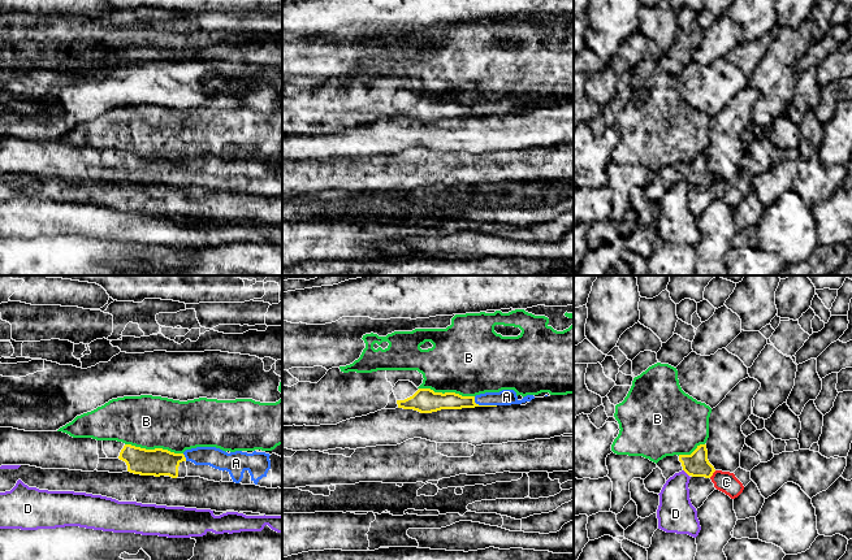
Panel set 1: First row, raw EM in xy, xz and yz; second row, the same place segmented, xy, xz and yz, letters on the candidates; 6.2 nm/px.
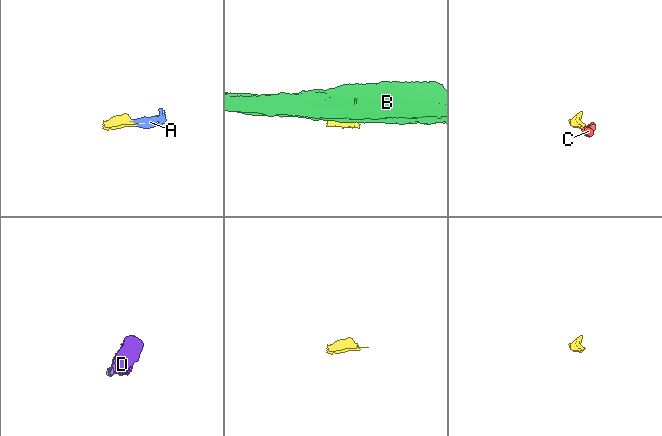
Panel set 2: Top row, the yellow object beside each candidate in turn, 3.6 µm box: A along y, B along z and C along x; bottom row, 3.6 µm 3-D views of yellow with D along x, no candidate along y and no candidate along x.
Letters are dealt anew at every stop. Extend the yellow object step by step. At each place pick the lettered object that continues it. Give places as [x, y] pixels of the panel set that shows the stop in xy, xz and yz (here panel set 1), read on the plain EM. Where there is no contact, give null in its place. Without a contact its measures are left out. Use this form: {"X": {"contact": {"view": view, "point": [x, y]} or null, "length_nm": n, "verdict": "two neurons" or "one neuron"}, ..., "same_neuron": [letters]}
{"A": {"contact": {"view": "xz", "point": [483, 114]}, "length_nm": 160, "verdict": "one neuron"}, "B": {"contact": {"view": "xy", "point": [155, 157]}, "length_nm": 360, "verdict": "two neurons"}, "C": {"contact": {"view": "yz", "point": [712, 183]}, "length_nm": 60, "verdict": "two neurons"}, "D": {"contact": {"view": "yz", "point": [686, 181]}, "length_nm": 60, "verdict": "two neurons"}, "same_neuron": ["A"]}

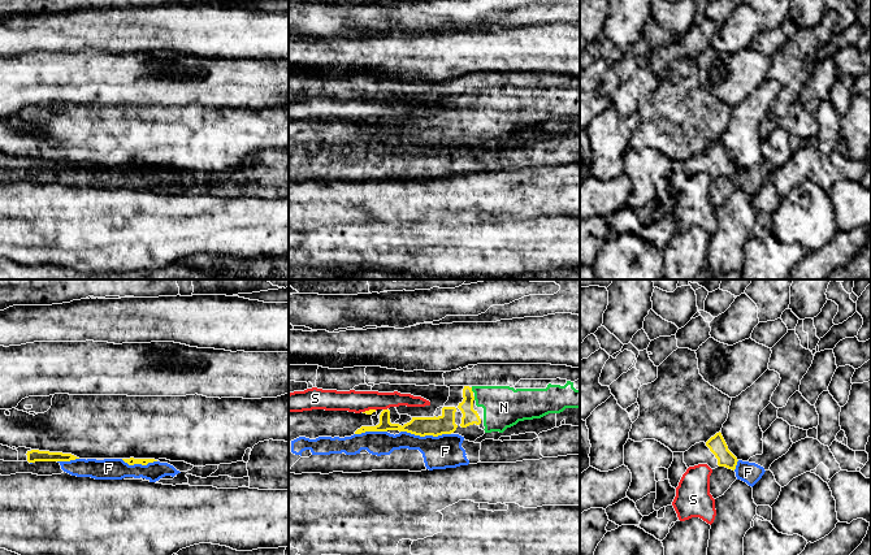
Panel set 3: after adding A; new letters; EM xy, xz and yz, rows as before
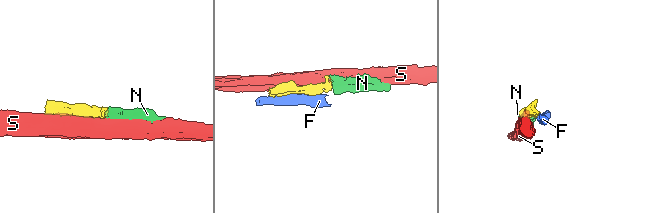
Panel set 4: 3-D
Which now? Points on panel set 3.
{"F": {"contact": {"view": "xz", "point": [425, 143]}, "length_nm": 320, "verdict": "two neurons"}, "N": {"contact": {"view": "xz", "point": [471, 99]}, "length_nm": 40, "verdict": "one neuron"}, "S": {"contact": {"view": "xz", "point": [385, 118]}, "length_nm": 30, "verdict": "two neurons"}, "same_neuron": ["N"]}

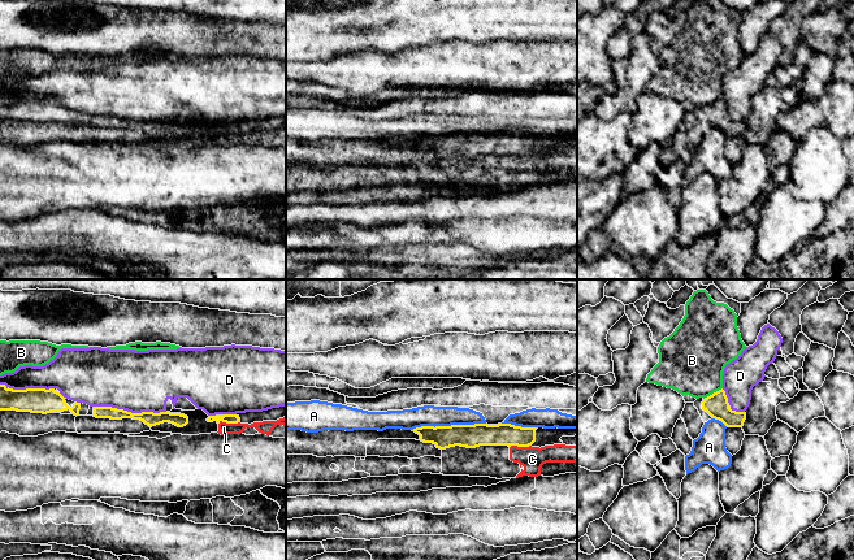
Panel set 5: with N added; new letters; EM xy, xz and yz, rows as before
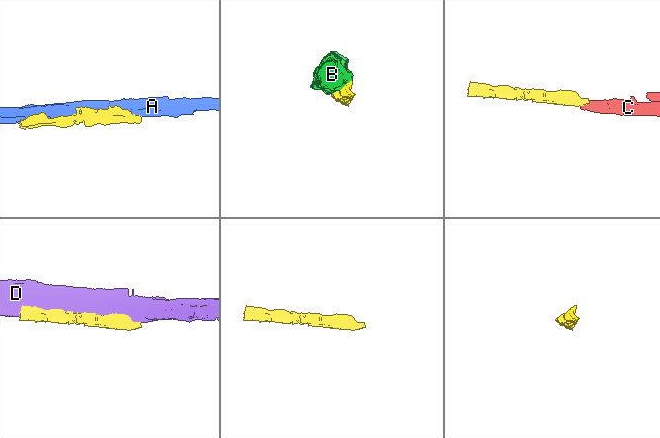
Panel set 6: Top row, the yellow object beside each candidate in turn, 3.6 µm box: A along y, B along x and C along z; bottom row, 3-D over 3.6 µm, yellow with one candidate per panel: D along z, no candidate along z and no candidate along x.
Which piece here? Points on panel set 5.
{"A": {"contact": {"view": "xz", "point": [449, 135]}, "length_nm": 460, "verdict": "two neurons"}, "B": {"contact": {"view": "yz", "point": [714, 101]}, "length_nm": 140, "verdict": "two neurons"}, "C": {"contact": {"view": "xy", "point": [228, 131]}, "length_nm": 130, "verdict": "two neurons"}, "D": {"contact": {"view": "xy", "point": [130, 121]}, "length_nm": 440, "verdict": "two neurons"}, "same_neuron": []}

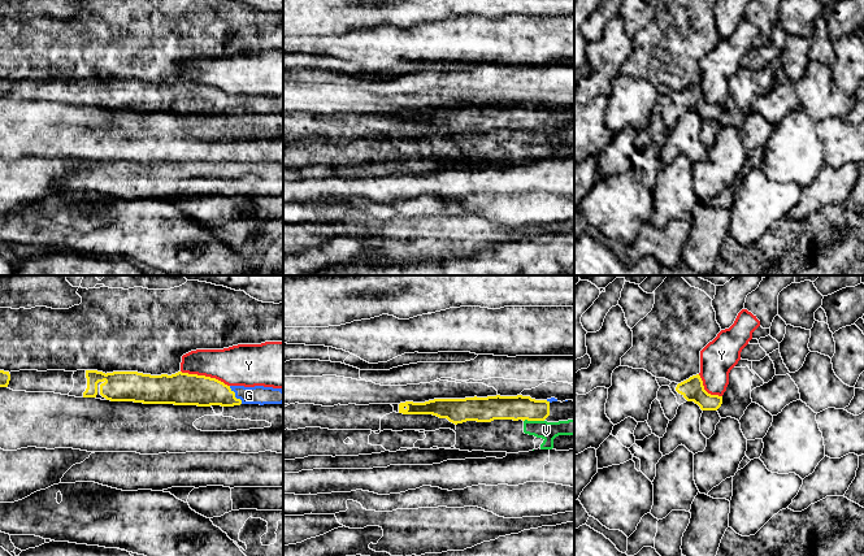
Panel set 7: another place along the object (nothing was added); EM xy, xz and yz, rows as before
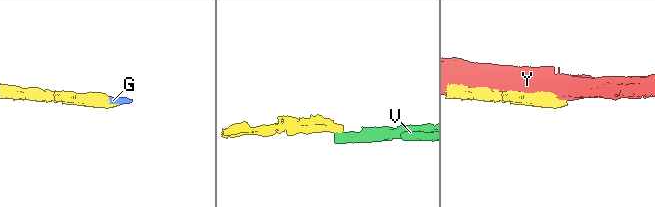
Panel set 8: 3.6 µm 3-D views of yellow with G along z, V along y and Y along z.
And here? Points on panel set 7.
{"G": {"contact": {"view": "xy", "point": [234, 104]}, "length_nm": 140, "verdict": "one neuron"}, "V": {"contact": {"view": "xz", "point": [533, 129]}, "length_nm": 130, "verdict": "two neurons"}, "Y": {"contact": {"view": "xy", "point": [204, 85]}, "length_nm": 320, "verdict": "two neurons"}, "same_neuron": ["G"]}

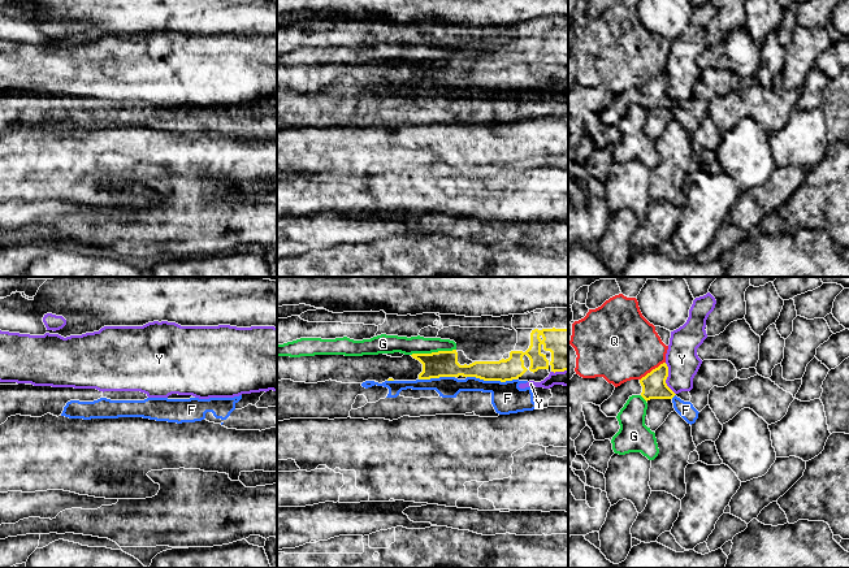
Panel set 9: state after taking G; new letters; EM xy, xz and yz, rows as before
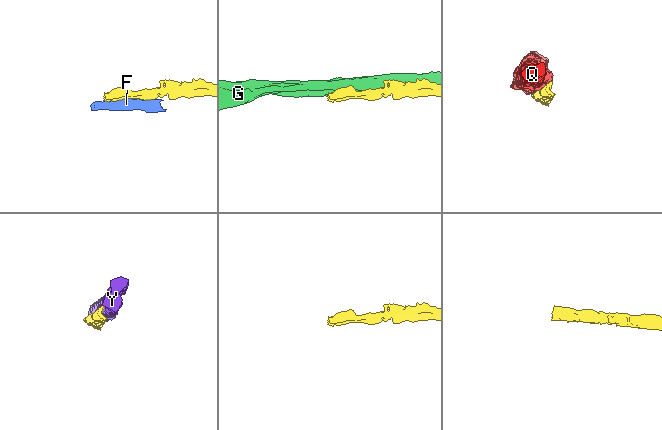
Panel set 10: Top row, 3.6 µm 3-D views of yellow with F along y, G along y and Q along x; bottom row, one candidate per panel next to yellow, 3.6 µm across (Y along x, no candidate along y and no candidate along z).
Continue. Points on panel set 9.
{"F": {"contact": {"view": "xz", "point": [492, 89]}, "length_nm": 320, "verdict": "two neurons"}, "G": {"contact": {"view": "xz", "point": [433, 61]}, "length_nm": 280, "verdict": "two neurons"}, "Q": {"contact": {"view": "yz", "point": [653, 78]}, "length_nm": 200, "verdict": "two neurons"}, "Y": {"contact": {"view": "yz", "point": [666, 87]}, "length_nm": 220, "verdict": "two neurons"}, "same_neuron": []}

